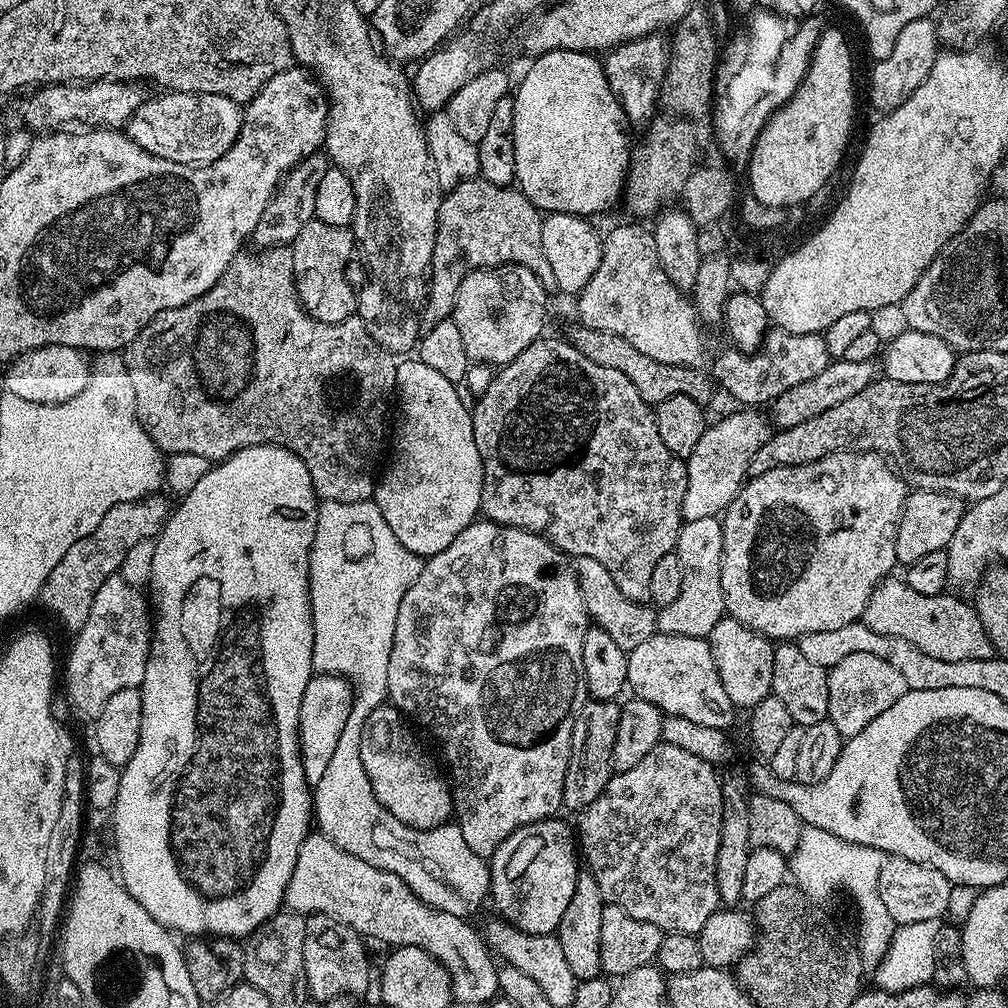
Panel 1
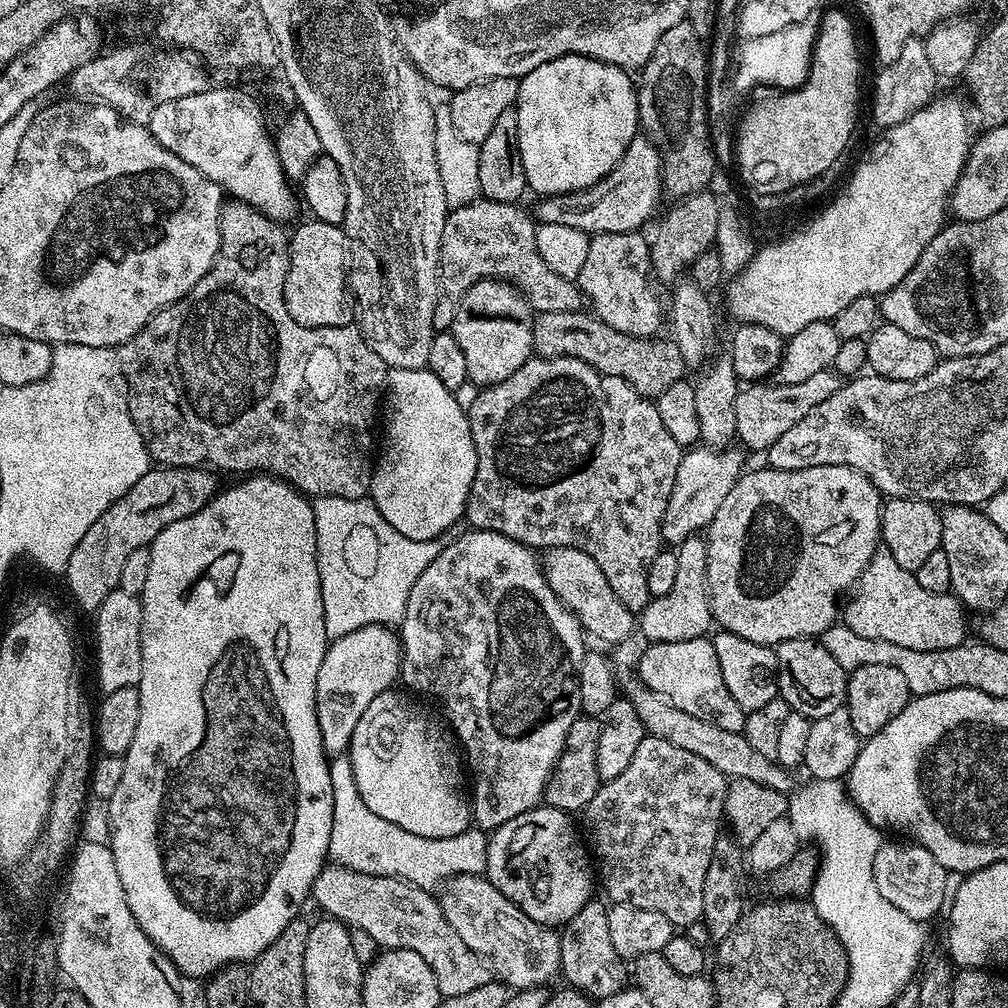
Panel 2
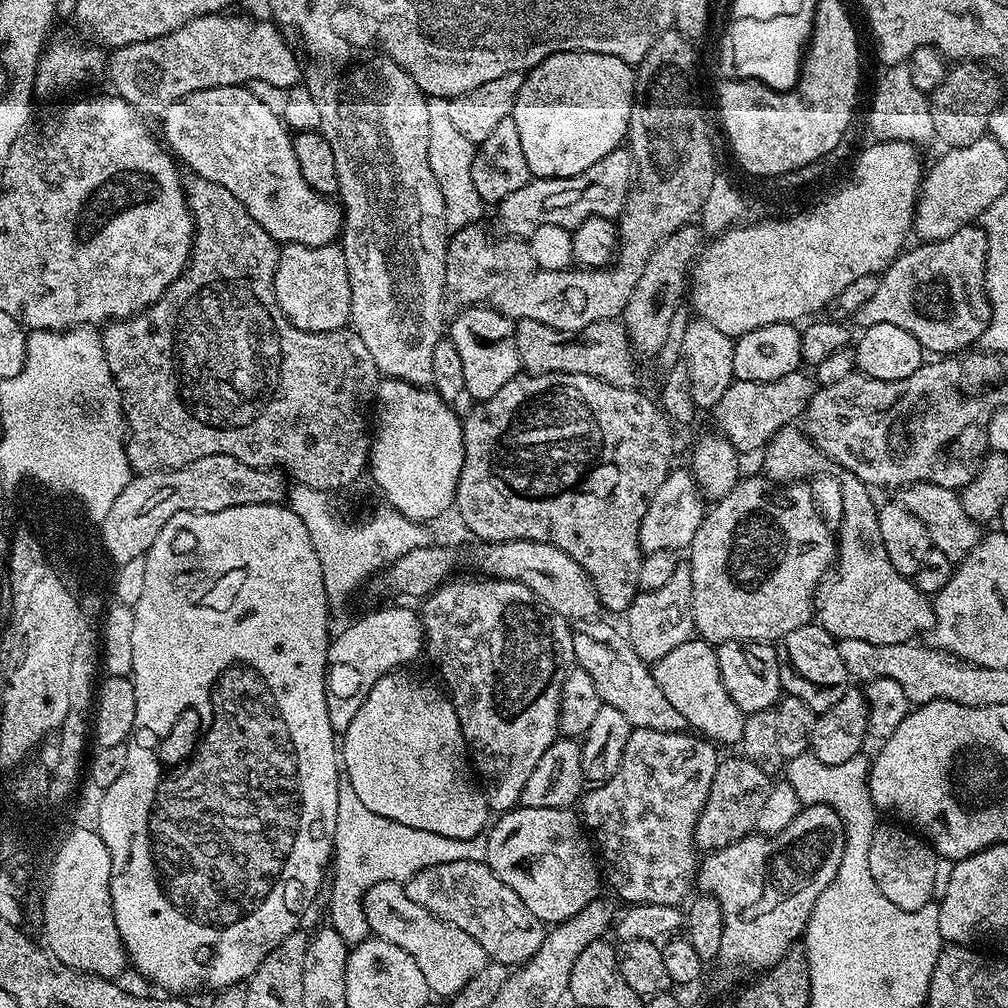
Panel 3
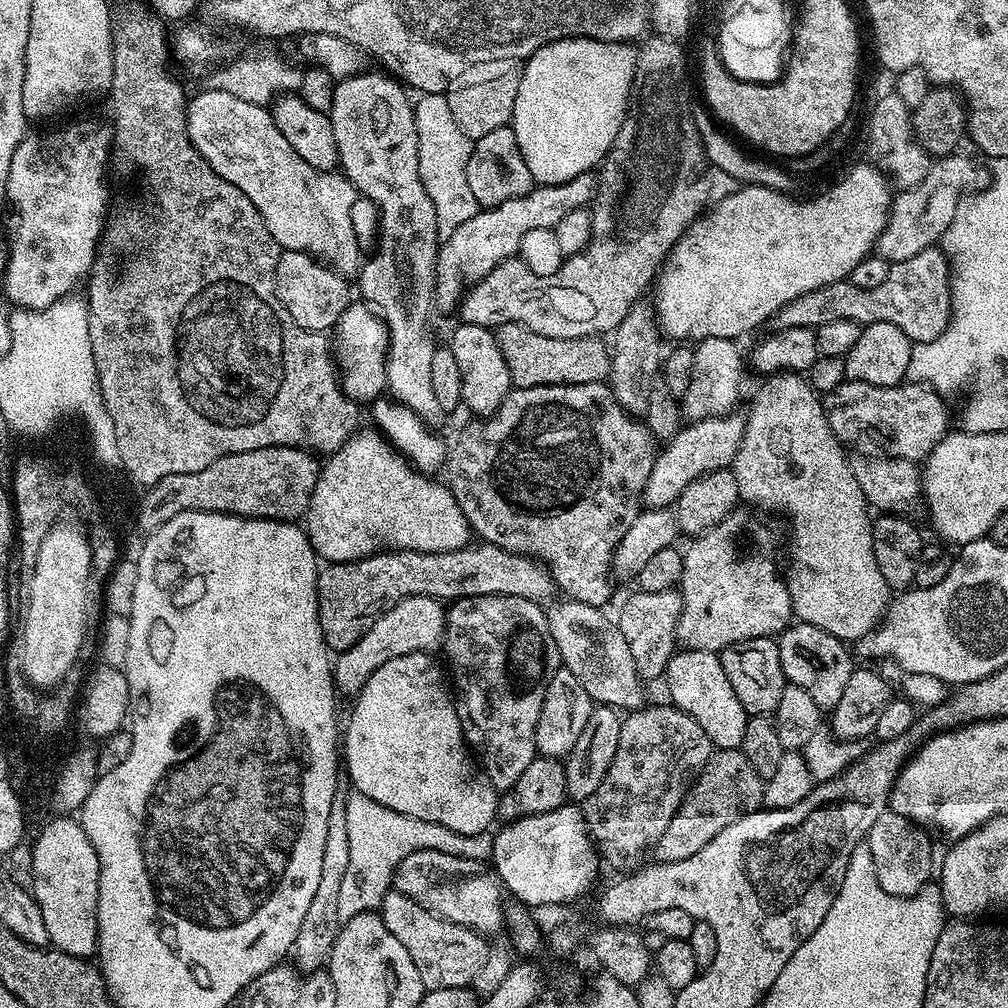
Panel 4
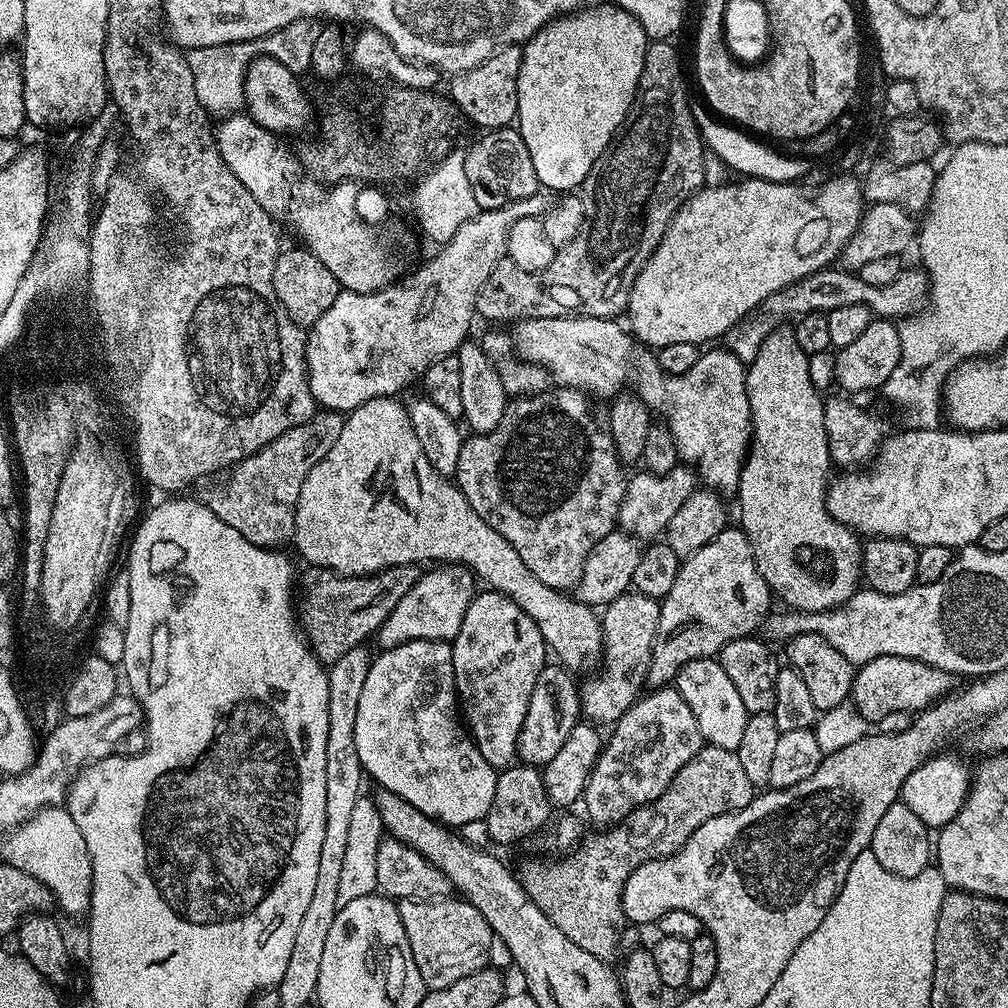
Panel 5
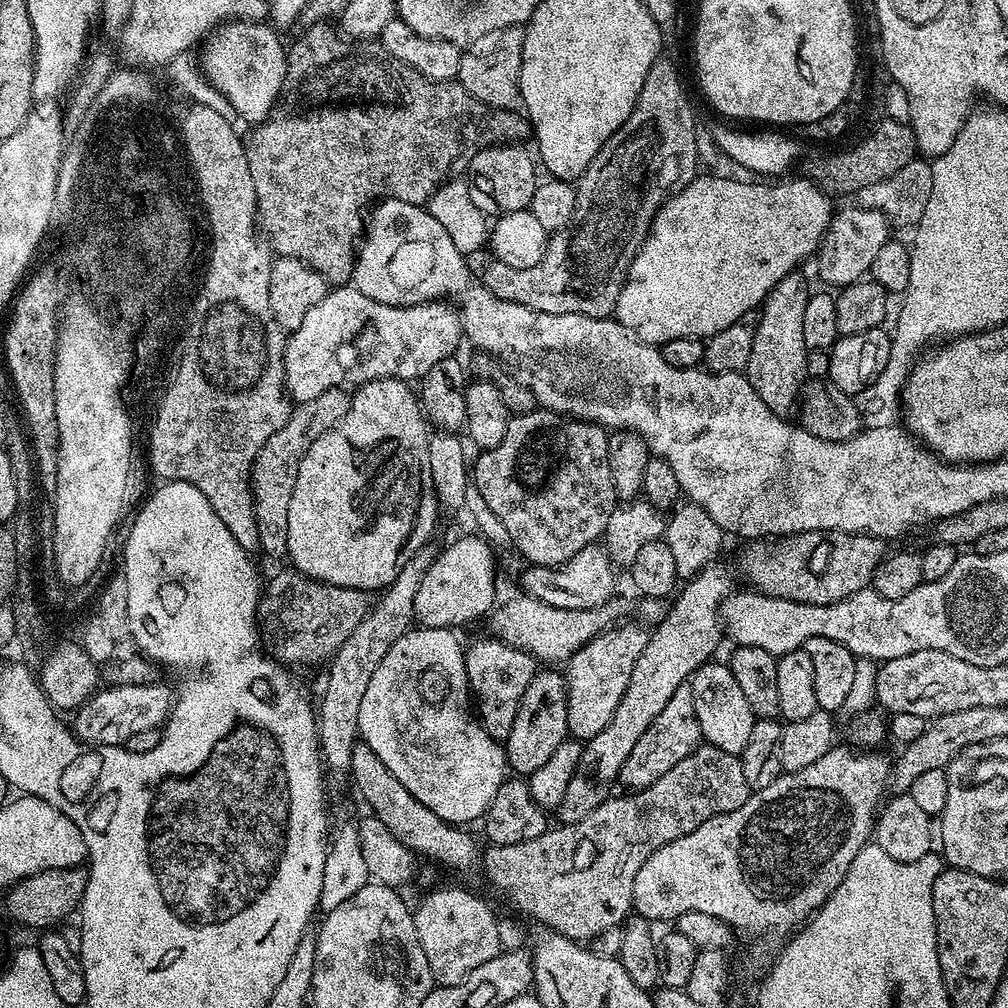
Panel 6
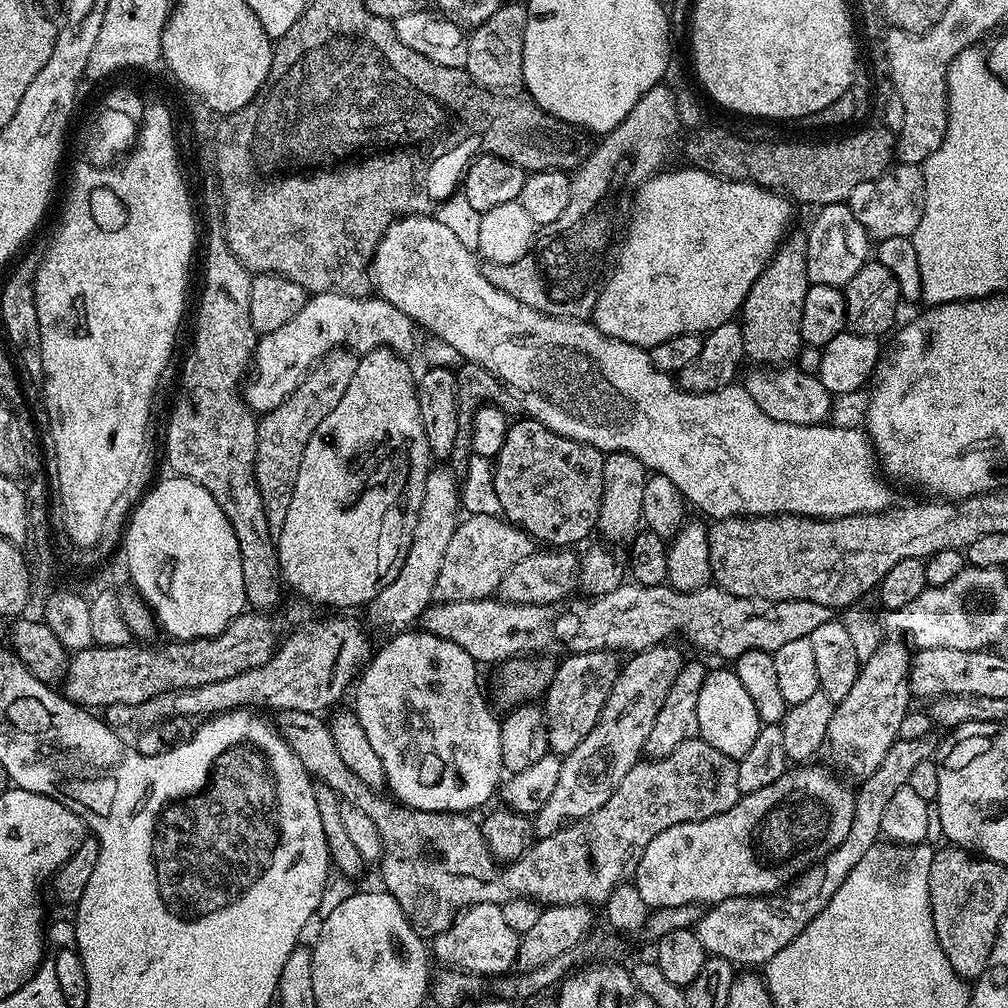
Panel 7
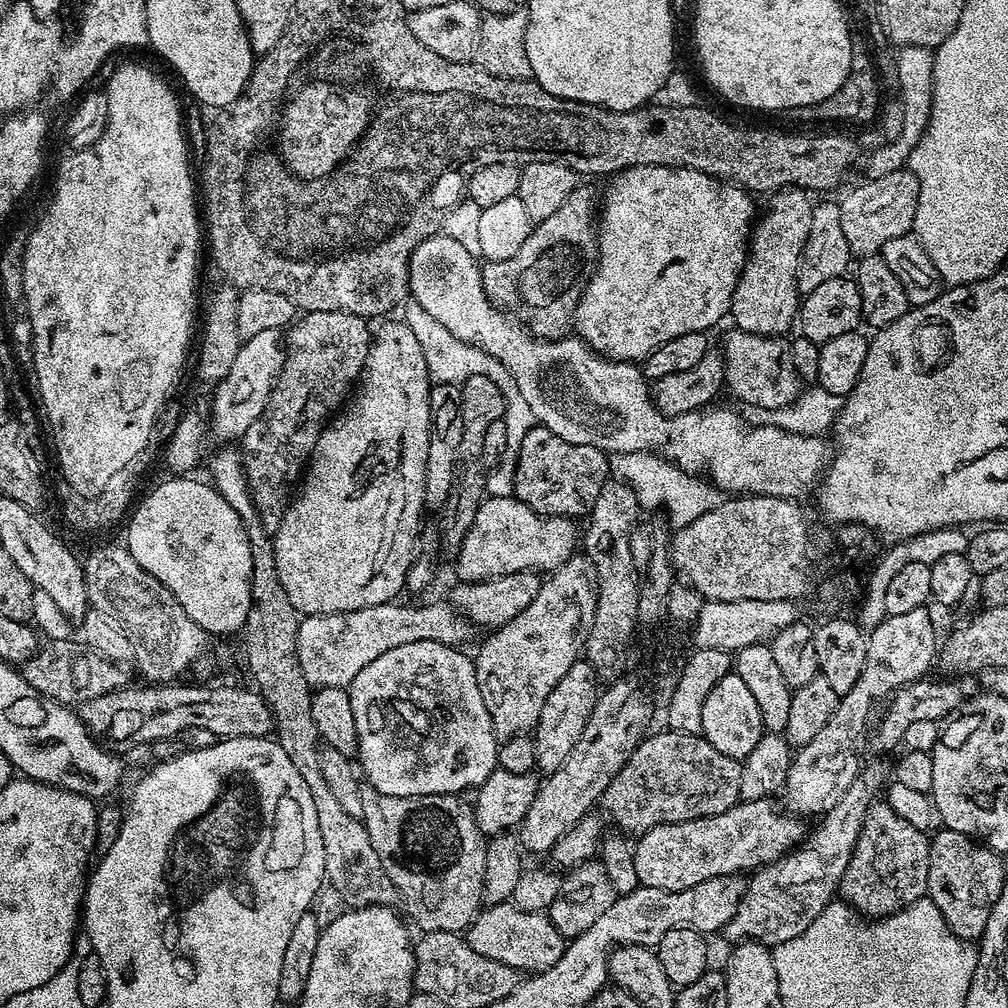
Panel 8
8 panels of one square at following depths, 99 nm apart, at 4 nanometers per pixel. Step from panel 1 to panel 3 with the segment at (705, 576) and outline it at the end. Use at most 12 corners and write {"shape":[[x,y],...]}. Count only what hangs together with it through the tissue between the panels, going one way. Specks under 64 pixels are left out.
{"shape":[[677,563],[626,613],[632,649],[651,666],[693,639],[692,572]]}

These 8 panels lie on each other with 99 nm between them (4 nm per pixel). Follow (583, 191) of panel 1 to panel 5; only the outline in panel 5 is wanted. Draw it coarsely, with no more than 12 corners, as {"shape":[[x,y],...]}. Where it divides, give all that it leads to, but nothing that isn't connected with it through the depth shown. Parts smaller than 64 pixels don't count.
{"shape":[[611,3],[523,45],[515,123],[568,194],[623,128],[650,38]]}

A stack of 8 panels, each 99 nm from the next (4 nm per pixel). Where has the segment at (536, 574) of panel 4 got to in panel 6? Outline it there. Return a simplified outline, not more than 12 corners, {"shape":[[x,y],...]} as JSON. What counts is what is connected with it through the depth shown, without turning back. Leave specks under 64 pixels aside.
{"shape":[[291,566],[263,585],[267,655],[323,665],[374,603]]}

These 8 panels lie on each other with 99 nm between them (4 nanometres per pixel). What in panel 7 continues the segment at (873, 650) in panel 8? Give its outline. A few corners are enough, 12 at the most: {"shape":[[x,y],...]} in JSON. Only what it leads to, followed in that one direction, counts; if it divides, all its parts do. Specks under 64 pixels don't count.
{"shape":[[907,643],[861,663],[826,726],[856,782],[878,770],[910,711]]}

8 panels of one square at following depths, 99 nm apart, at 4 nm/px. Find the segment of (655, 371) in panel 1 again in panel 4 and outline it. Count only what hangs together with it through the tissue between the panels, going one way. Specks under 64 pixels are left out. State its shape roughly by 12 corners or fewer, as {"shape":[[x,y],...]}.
{"shape":[[495,328],[517,388],[599,384],[612,365],[596,336]]}

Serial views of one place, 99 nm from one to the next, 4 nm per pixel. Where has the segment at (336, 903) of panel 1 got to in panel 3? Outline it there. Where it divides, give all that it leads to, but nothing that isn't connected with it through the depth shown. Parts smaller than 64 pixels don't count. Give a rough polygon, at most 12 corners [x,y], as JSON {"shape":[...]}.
{"shape":[[389,878],[364,896],[371,935],[451,998],[489,963],[470,934]]}

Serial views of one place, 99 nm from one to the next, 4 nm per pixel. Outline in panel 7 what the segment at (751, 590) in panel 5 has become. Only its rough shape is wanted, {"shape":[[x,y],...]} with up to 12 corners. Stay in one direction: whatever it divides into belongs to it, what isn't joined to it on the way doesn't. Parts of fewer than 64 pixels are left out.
{"shape":[[686,656],[621,663],[594,730],[561,759],[537,837],[606,806],[640,763]]}

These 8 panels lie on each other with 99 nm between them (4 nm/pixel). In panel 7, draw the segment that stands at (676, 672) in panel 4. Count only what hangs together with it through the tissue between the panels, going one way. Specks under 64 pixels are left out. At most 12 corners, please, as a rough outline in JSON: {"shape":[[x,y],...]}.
{"shape":[[731,667],[698,693],[699,739],[742,759],[761,730]]}

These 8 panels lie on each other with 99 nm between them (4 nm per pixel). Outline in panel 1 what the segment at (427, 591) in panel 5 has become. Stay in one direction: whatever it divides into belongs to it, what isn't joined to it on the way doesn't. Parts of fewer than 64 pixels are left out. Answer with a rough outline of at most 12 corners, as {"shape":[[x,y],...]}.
{"shape":[[316,674],[300,711],[300,757],[322,782],[352,713],[353,685]]}

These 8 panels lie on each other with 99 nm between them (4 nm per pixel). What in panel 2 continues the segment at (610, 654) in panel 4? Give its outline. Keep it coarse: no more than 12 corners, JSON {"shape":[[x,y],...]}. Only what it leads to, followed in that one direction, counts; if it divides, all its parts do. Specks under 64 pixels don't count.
{"shape":[[639,678],[626,699],[647,735],[710,762],[725,778],[793,791],[789,769],[743,732],[702,722]]}

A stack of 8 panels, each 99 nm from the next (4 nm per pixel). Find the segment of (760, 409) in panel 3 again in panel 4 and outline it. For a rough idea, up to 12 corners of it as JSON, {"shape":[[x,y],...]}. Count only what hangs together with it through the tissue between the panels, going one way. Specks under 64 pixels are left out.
{"shape":[[733,410],[685,423],[657,451],[643,503],[675,505],[694,478],[729,467],[744,437]]}

